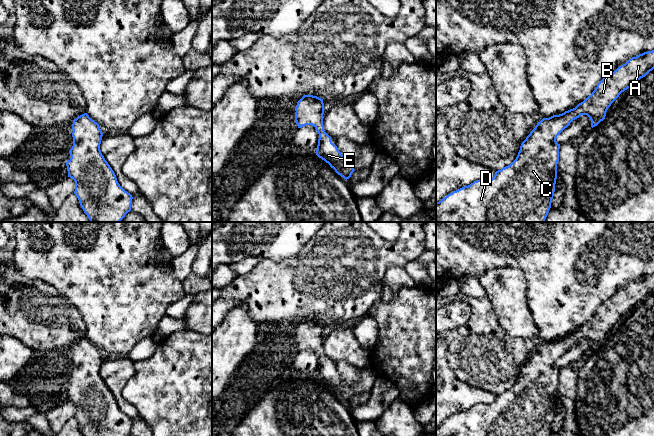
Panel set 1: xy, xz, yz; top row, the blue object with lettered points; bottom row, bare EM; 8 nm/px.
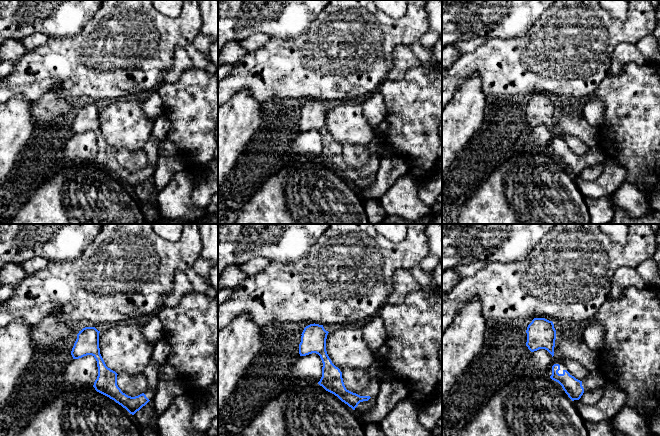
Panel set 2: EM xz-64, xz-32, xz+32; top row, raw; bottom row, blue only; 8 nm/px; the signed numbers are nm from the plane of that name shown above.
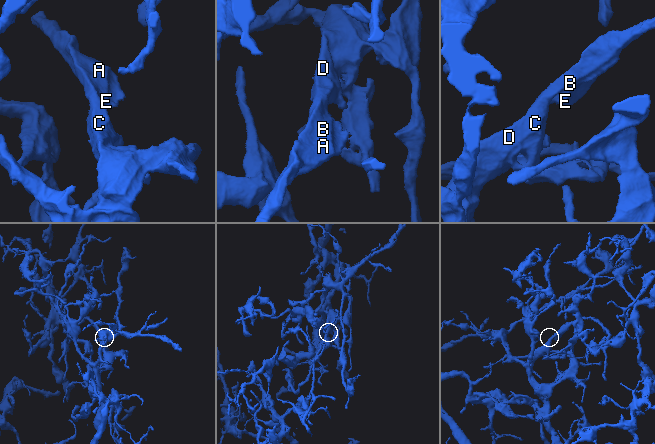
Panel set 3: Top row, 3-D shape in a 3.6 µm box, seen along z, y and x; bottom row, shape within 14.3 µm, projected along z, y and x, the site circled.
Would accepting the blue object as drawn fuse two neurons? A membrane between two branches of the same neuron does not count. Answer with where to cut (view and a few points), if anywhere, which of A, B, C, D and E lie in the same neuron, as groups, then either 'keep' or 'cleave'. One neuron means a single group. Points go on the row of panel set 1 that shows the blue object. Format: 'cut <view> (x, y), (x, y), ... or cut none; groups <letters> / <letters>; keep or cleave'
cut none; groups A B C D E; keep

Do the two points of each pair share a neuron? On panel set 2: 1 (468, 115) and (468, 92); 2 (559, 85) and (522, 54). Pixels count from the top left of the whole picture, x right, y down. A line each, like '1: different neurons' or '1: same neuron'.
1: same neuron
2: same neuron

